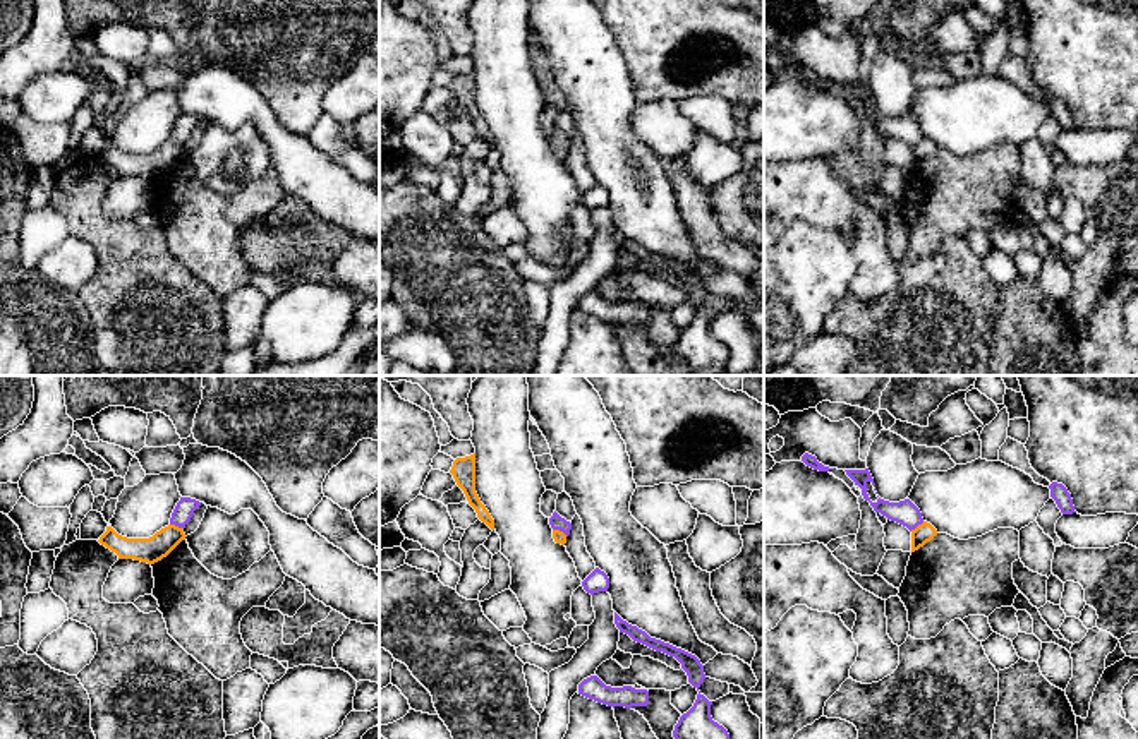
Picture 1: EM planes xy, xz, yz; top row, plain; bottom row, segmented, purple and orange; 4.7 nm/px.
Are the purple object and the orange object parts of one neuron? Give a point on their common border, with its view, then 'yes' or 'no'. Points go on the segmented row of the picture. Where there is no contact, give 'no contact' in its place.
xy (177, 525) | no

